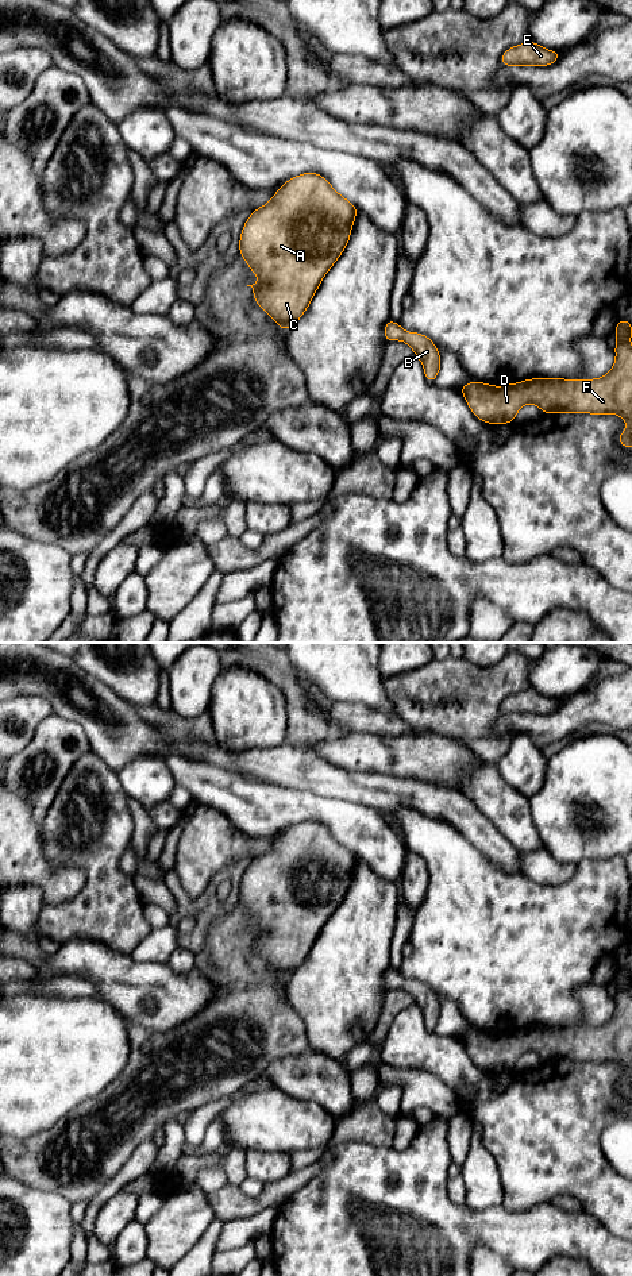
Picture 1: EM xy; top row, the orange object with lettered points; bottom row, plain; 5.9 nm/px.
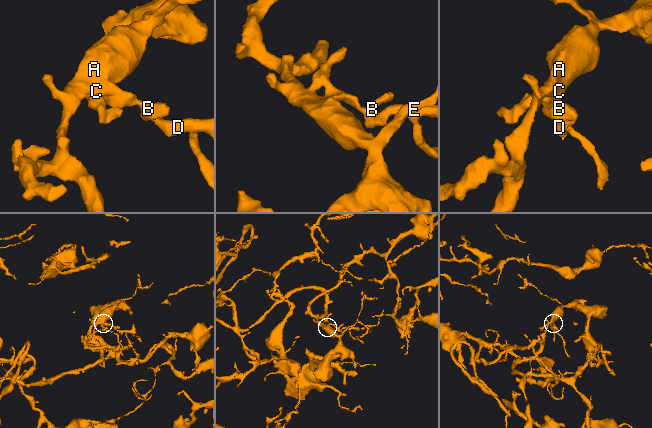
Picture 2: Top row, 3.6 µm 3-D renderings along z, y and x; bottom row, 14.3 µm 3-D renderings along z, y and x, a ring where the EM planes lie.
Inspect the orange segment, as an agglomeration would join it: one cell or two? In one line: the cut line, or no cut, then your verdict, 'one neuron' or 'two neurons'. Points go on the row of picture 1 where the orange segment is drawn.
cut none; one neuron

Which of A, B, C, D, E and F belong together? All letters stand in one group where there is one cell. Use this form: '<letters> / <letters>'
A B C D E F

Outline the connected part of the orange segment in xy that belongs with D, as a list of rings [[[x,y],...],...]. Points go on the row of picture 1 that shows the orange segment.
[[[618,319],[614,329],[616,362],[602,378],[531,378],[504,386],[474,381],[459,390],[475,417],[493,425],[513,423],[525,404],[537,405],[544,416],[559,412],[620,415],[627,429],[618,435],[618,443],[632,448],[632,324]]]

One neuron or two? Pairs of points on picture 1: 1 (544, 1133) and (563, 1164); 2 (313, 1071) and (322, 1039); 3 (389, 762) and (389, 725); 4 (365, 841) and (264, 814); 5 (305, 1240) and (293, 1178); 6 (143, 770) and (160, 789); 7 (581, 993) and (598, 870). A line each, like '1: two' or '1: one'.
1: one
2: two
3: two
4: one
5: two
6: one
7: two

